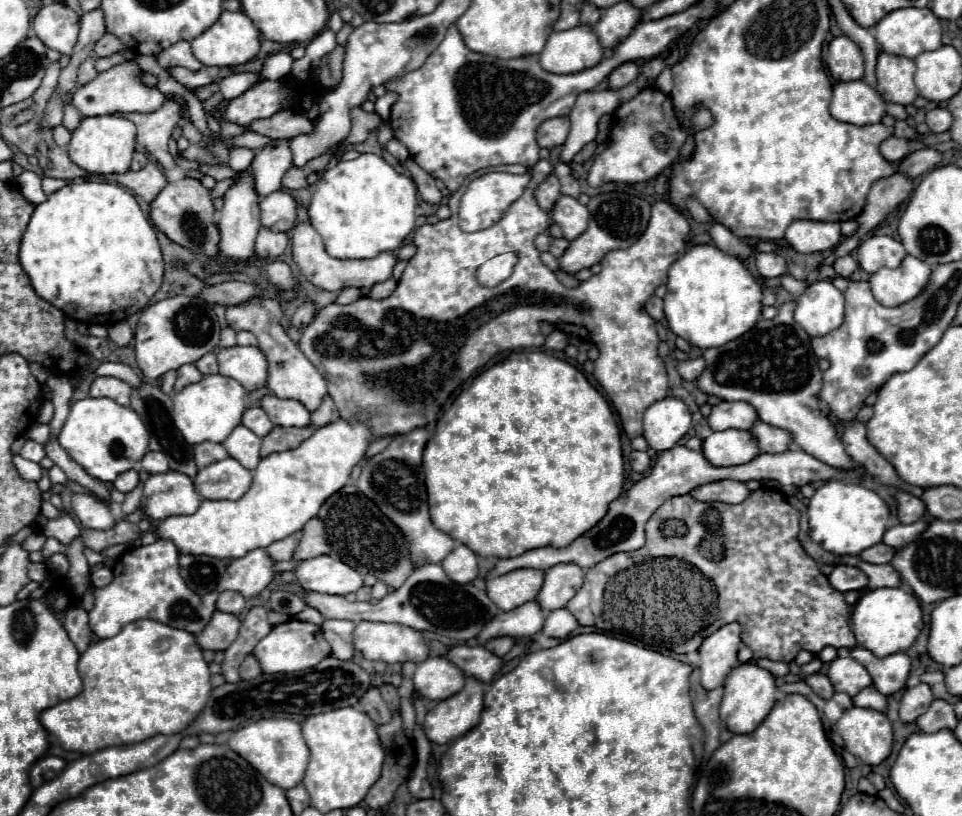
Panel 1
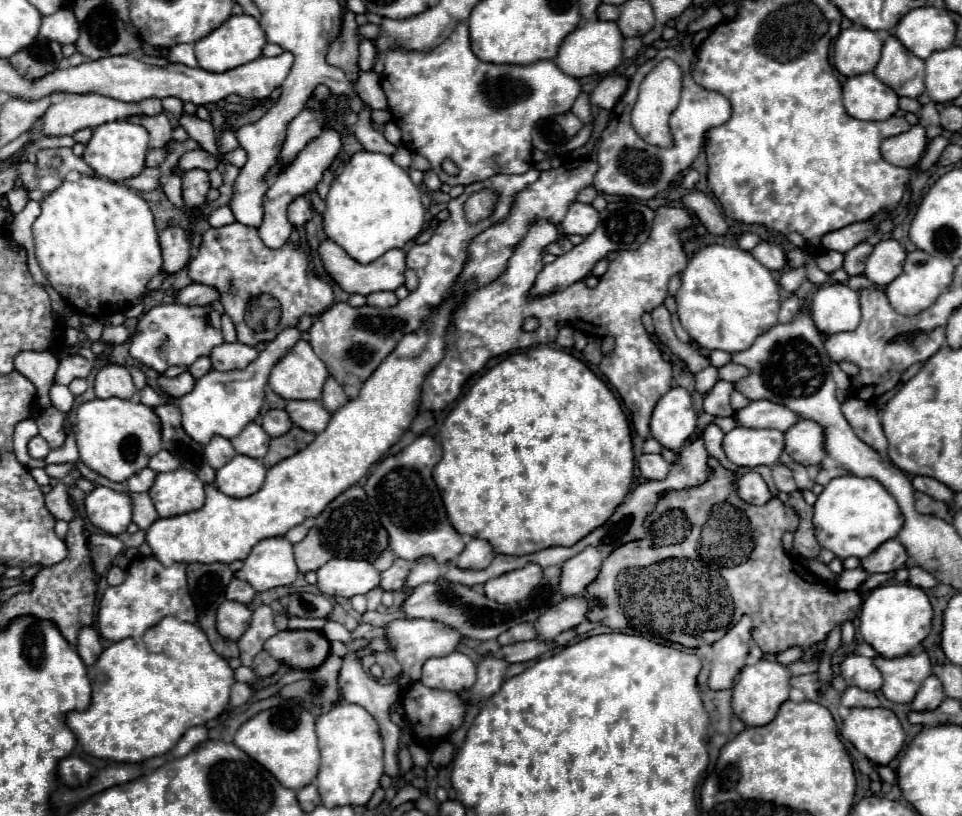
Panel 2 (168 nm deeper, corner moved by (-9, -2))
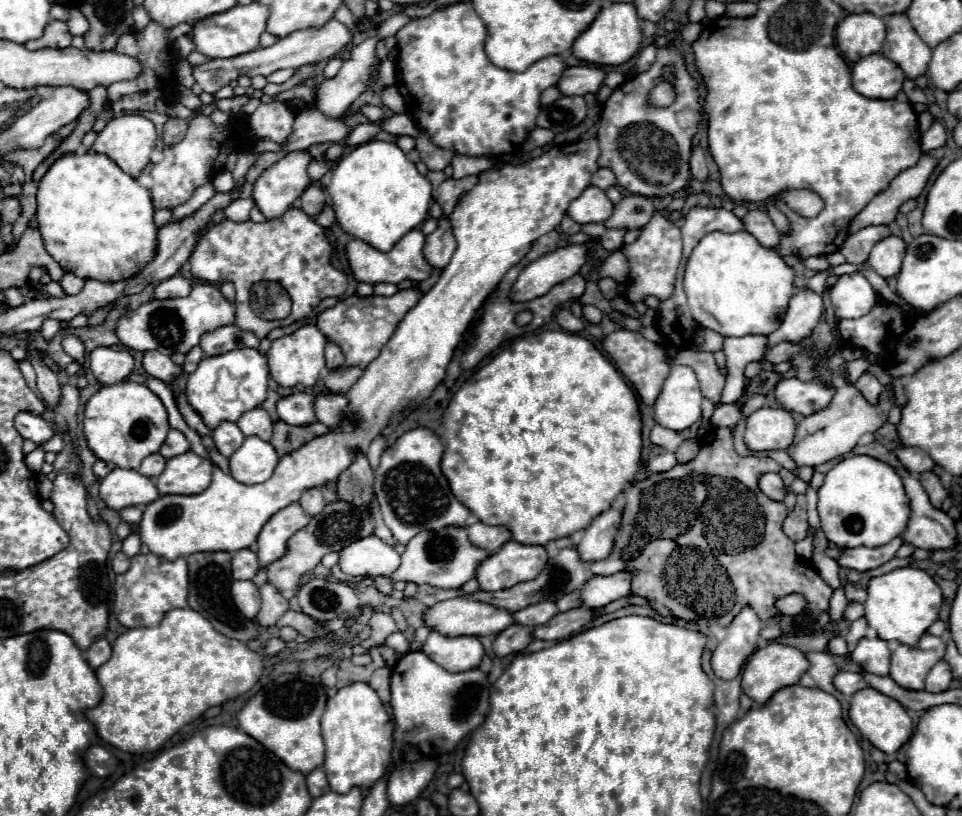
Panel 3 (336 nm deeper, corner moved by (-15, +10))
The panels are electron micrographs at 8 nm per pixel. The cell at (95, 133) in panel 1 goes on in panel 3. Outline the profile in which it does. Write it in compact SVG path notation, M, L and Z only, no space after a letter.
M122 114L112 118L106 128L98 134L96 142L92 144L94 152L106 154L108 158L112 158L122 172L126 172L132 178L138 178L138 174L146 168L146 164L150 162L150 154L156 146L156 128L152 124L152 120L144 118L142 114Z

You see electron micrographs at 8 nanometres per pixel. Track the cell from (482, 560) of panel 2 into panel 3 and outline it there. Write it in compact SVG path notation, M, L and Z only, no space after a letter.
M476 522L468 528L468 538L476 548L484 548L490 552L496 552L498 548L502 548L512 536L508 532L508 528L504 526L488 526L482 522Z

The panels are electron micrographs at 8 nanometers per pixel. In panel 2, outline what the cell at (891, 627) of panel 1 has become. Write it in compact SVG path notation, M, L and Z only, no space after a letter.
M882 584L874 588L860 608L860 636L884 658L898 658L914 650L930 632L932 606L924 590L912 584Z

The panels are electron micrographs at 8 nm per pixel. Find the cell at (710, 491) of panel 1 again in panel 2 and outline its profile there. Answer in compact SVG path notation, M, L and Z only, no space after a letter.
M750 470L738 478L738 496L742 500L746 500L748 504L758 504L758 506L766 504L772 498L766 482L754 470Z

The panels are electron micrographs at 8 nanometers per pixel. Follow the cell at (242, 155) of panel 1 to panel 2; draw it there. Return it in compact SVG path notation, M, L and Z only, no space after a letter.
M224 130L224 132L222 132L222 136L216 140L216 146L218 146L218 152L226 154L226 152L230 152L230 150L238 148L240 144L238 144L238 140L236 140L236 136L234 136L234 132L232 132L232 130Z

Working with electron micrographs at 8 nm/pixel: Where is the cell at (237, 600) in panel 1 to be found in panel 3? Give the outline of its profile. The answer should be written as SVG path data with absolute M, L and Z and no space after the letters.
M238 550L232 558L232 578L234 580L252 580L258 572L258 560L252 550Z

